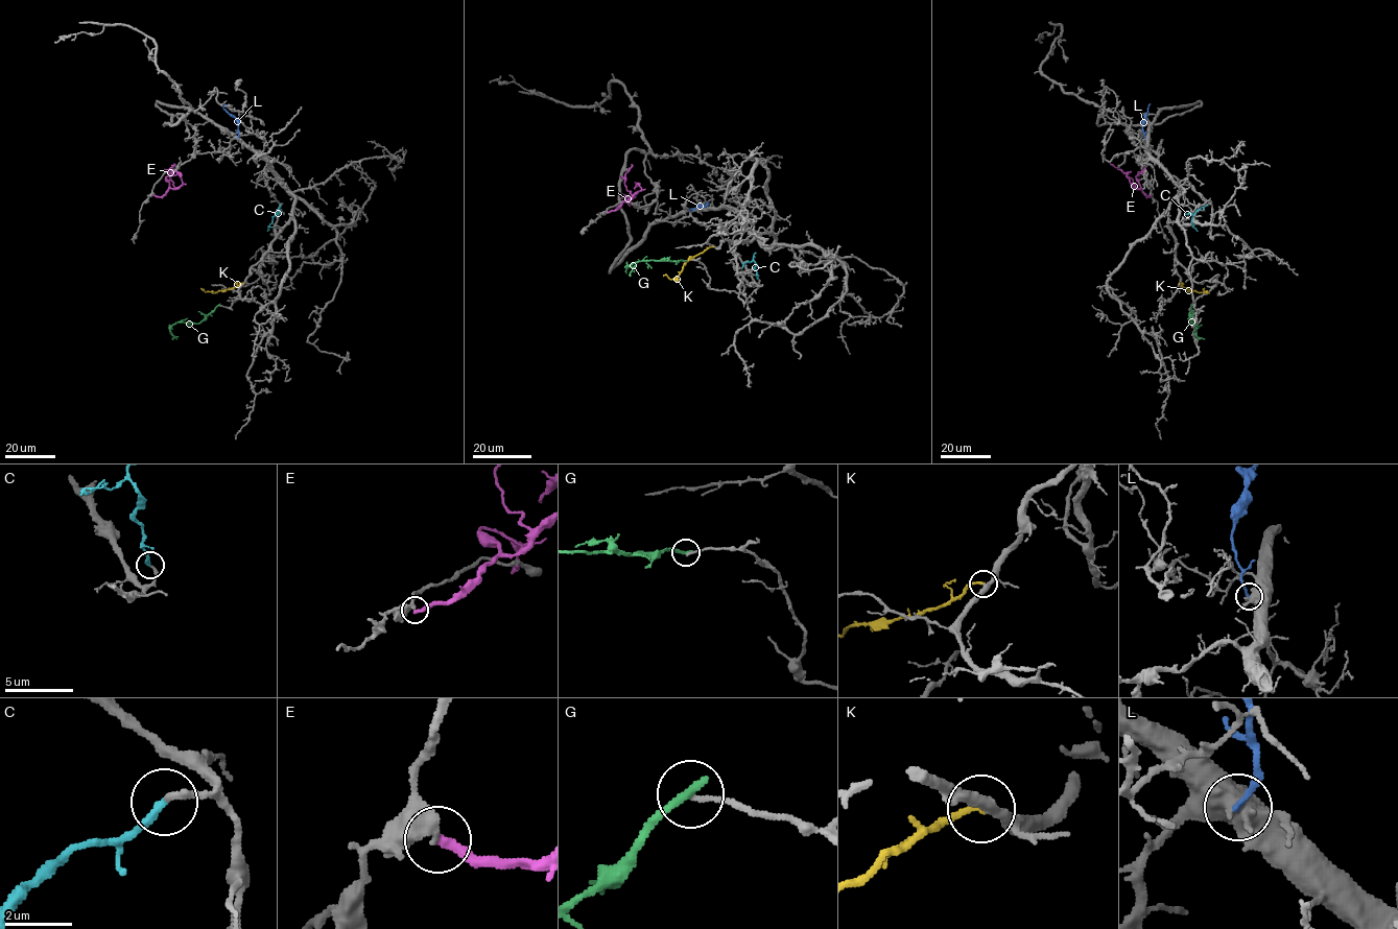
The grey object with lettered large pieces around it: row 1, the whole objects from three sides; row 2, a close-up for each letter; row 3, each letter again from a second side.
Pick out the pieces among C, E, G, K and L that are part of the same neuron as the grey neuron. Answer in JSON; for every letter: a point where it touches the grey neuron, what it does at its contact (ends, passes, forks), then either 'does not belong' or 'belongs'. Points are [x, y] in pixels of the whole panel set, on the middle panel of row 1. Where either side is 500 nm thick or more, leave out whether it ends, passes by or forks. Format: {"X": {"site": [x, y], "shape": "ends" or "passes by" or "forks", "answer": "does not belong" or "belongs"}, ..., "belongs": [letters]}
{"C": {"site": [758, 279], "shape": "ends", "answer": "belongs"}, "E": {"site": [607, 212], "shape": "ends", "answer": "does not belong"}, "G": {"site": [684, 261], "shape": "ends", "answer": "does not belong"}, "K": {"site": [713, 246], "shape": "ends", "answer": "does not belong"}, "L": {"site": [706, 206], "answer": "does not belong"}, "belongs": ["C"]}

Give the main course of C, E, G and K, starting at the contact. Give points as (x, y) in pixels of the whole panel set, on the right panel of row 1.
C: (1207, 204), (1191, 214), (1191, 222), (1198, 231)
E: (1151, 194), (1147, 196), (1131, 179), (1110, 164)
G: (1191, 305), (1191, 324), (1197, 326), (1197, 335), (1204, 338)
K: (1179, 283), (1200, 292), (1207, 291), (1204, 288)

